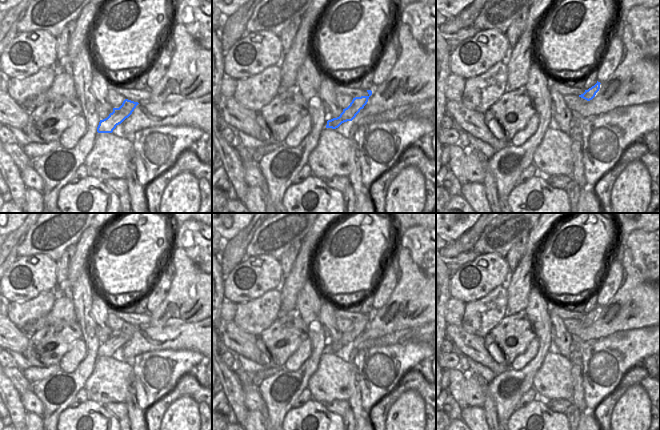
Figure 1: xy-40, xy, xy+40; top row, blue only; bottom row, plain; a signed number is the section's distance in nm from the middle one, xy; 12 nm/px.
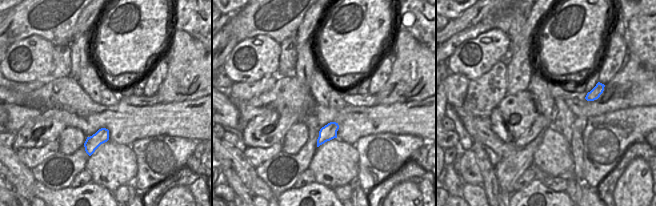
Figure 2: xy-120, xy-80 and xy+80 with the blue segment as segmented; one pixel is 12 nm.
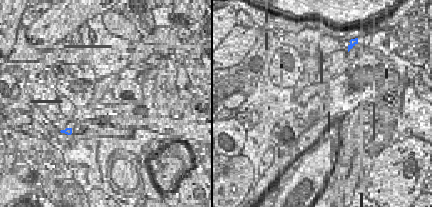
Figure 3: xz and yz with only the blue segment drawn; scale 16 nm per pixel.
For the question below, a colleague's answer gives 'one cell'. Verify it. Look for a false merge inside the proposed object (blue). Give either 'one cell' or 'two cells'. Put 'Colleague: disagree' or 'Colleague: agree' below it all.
one cell
Colleague: agree

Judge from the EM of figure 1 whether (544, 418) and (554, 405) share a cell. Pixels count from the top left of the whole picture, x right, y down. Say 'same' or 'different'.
different

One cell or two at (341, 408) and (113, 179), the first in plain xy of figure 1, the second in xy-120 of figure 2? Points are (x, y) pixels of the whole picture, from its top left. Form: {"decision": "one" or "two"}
{"decision": "two"}

